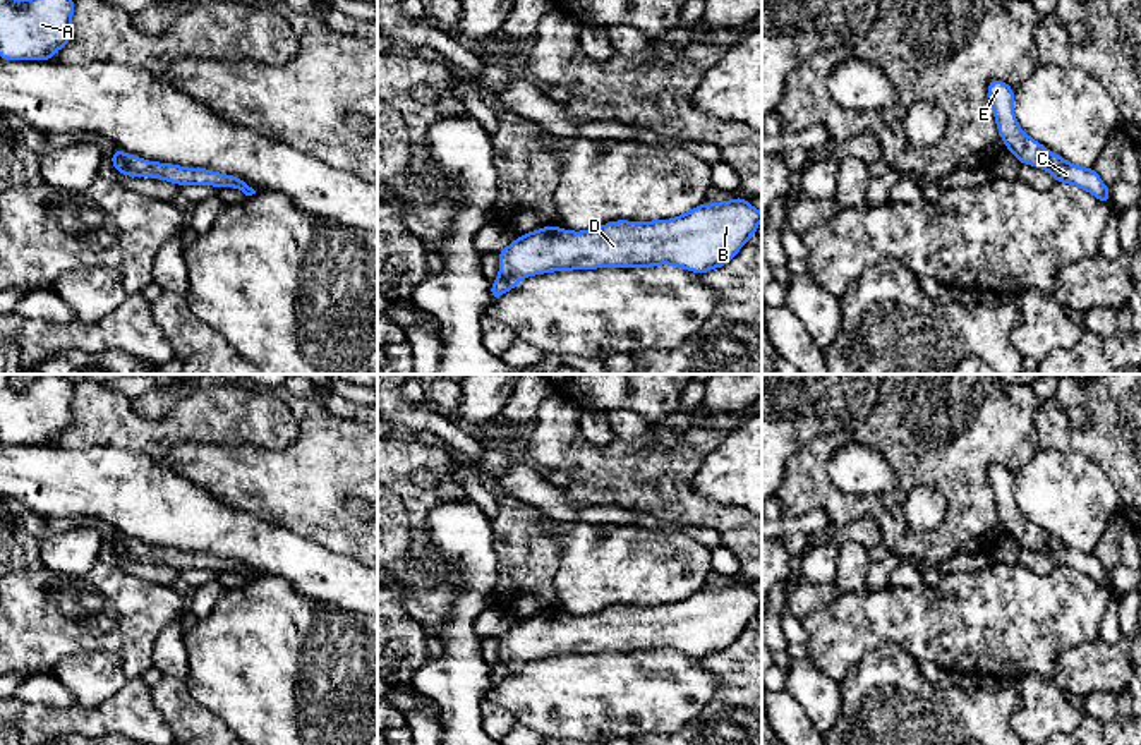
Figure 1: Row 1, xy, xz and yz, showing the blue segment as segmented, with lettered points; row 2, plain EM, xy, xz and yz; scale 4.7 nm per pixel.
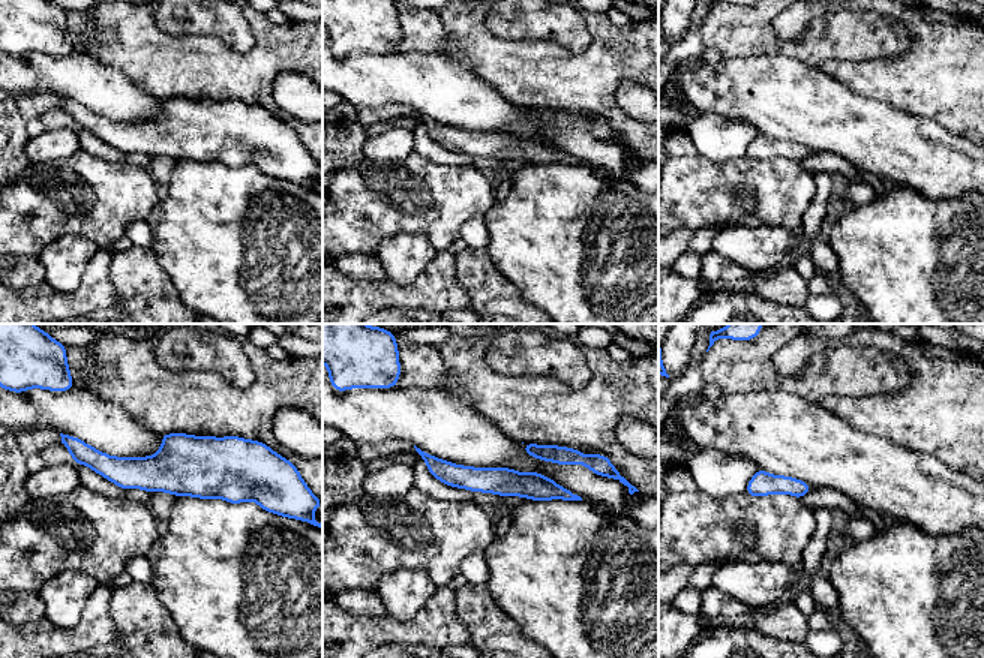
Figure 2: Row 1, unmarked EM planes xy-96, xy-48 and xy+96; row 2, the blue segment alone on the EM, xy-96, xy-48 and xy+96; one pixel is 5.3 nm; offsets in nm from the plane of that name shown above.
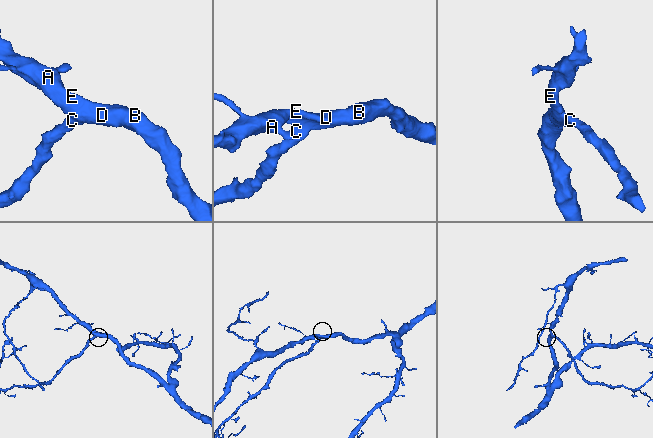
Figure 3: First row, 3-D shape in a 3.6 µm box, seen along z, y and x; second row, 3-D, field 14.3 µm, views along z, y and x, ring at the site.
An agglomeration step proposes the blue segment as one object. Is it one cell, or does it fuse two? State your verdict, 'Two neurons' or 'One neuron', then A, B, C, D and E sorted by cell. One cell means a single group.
One neuron. Groups: A B C D E

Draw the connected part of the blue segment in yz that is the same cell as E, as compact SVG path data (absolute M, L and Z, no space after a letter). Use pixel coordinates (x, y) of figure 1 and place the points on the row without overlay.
M992 463L988 467L988 484L999 518L1019 548L1048 554L1055 566L1078 570L1100 587L1110 587L1110 573L1102 566L1095 553L1076 551L1066 546L1060 539L1050 537L1021 515L1019 506L1014 503L1014 474L1007 467Z

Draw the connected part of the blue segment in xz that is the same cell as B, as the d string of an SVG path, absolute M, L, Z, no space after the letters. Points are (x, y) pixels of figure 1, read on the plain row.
M736 582L700 589L673 604L609 606L571 616L549 609L523 618L499 635L499 661L491 685L532 659L671 649L702 659L727 649L755 620L762 596Z

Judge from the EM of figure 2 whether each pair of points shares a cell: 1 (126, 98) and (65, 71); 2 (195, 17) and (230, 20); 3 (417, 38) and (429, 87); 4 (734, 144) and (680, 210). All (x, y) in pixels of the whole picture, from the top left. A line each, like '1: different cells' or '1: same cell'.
1: same cell
2: same cell
3: different cells
4: different cells

